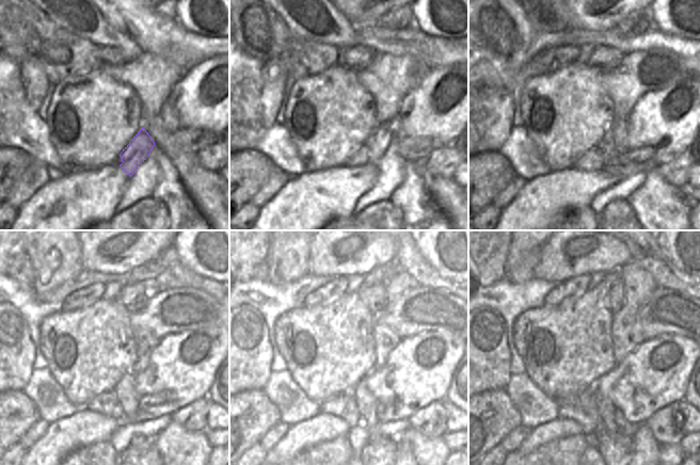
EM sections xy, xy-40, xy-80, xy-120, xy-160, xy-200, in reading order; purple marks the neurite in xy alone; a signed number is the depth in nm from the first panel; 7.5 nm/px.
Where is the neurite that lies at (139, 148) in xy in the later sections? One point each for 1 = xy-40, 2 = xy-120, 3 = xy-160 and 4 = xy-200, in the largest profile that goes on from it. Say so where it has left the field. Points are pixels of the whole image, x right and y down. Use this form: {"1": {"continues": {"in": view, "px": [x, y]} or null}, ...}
{"1": {"continues": {"in": "xy-40", "px": [375, 148]}}, "2": {"continues": {"in": "xy-120", "px": [144, 346]}}, "3": {"continues": {"in": "xy-160", "px": [385, 339]}}, "4": {"continues": {"in": "xy-200", "px": [626, 335]}}}

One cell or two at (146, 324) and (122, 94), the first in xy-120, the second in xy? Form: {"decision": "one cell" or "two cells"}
{"decision": "two cells"}

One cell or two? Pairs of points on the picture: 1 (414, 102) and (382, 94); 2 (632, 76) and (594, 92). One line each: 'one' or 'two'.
1: two
2: two

